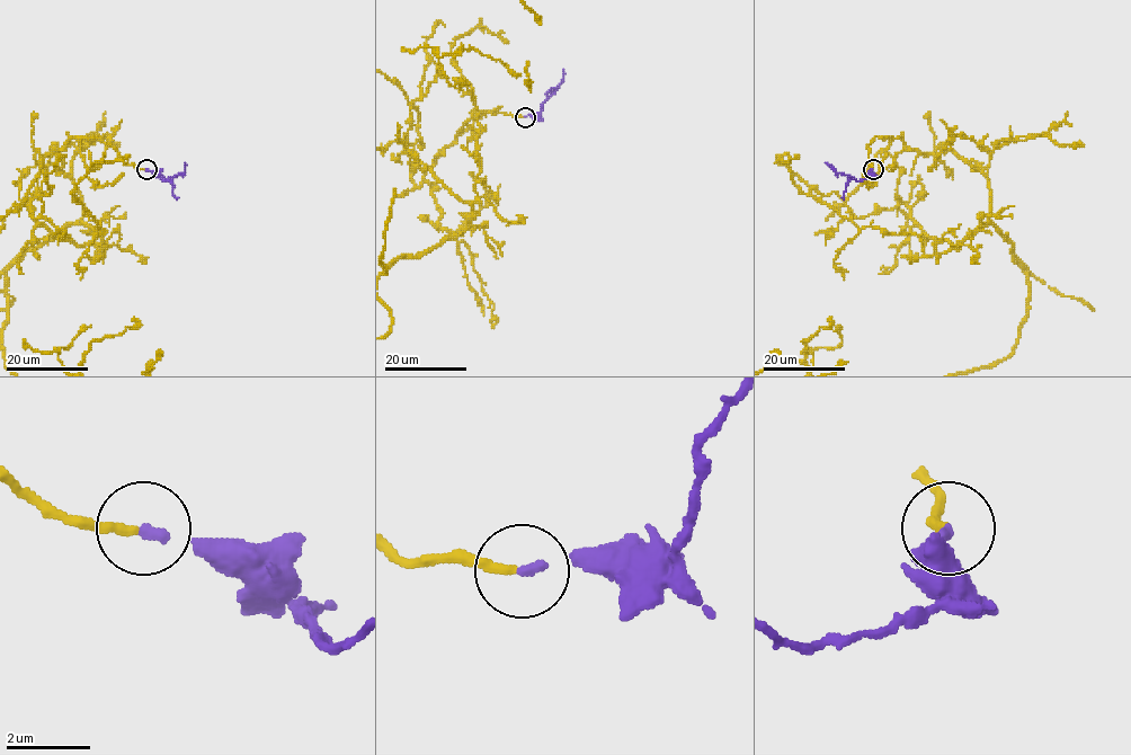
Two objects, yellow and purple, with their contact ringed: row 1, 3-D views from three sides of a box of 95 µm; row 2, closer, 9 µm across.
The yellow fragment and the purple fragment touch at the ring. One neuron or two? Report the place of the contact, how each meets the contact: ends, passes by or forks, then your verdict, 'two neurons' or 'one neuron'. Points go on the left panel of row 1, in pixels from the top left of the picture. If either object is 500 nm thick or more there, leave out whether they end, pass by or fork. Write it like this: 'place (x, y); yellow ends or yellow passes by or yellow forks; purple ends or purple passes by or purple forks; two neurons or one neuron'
place (147, 169); yellow ends; purple ends; one neuron

